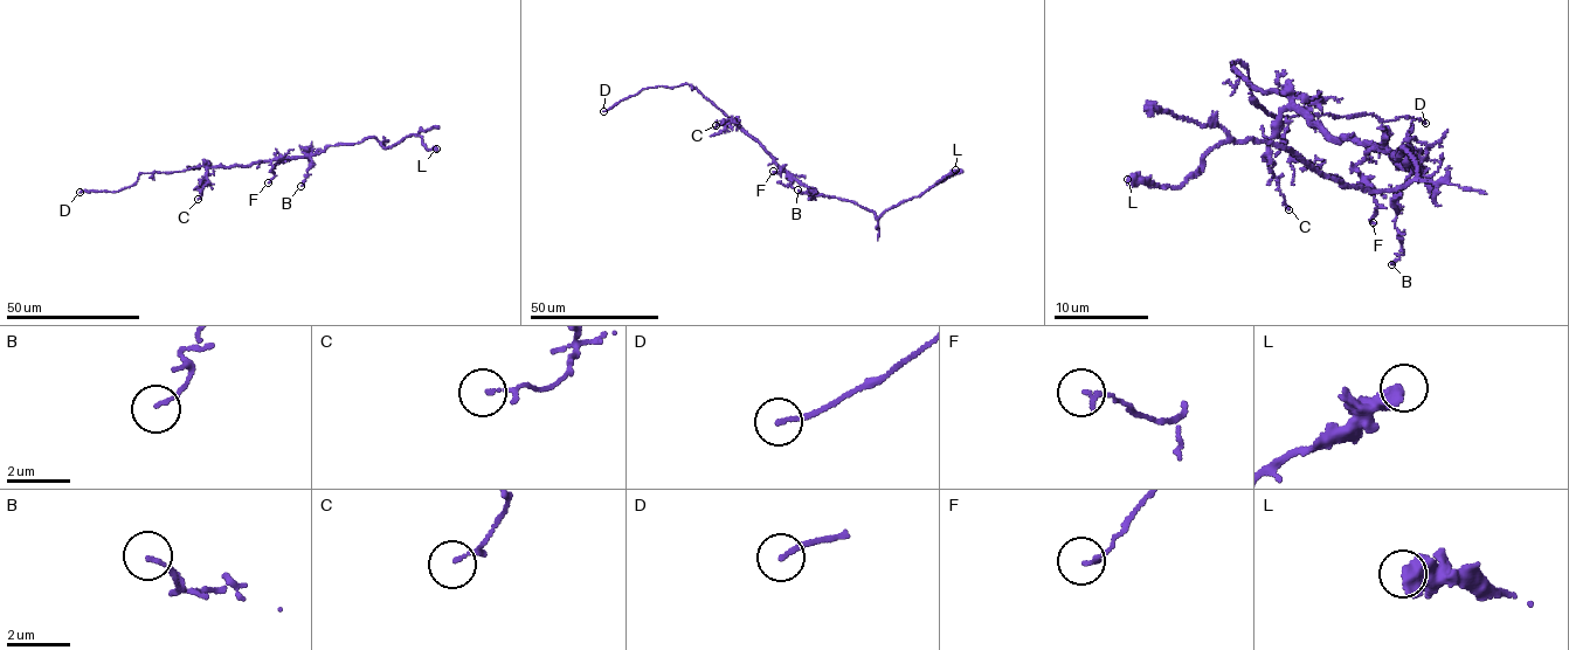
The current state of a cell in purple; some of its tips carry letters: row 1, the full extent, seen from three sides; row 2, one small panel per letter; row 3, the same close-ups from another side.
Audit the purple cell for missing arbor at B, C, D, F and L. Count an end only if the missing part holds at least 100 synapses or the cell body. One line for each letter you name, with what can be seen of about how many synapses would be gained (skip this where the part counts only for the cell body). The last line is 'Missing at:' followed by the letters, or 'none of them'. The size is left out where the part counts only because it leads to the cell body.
Missing at: D

